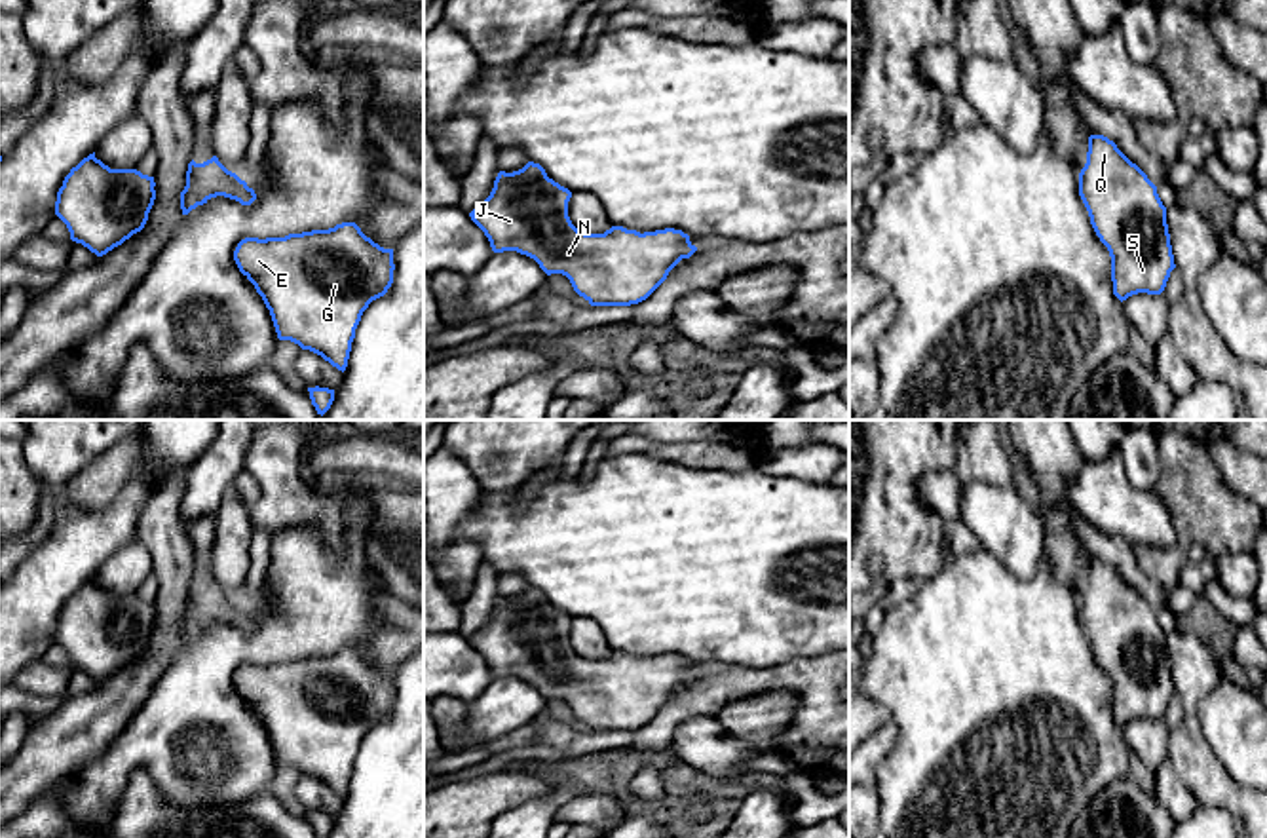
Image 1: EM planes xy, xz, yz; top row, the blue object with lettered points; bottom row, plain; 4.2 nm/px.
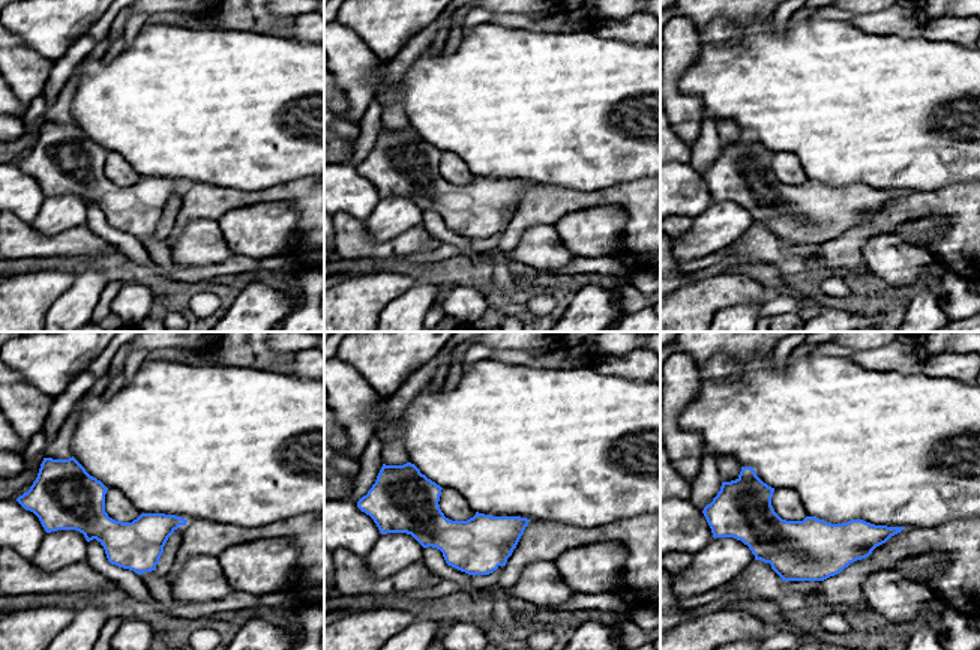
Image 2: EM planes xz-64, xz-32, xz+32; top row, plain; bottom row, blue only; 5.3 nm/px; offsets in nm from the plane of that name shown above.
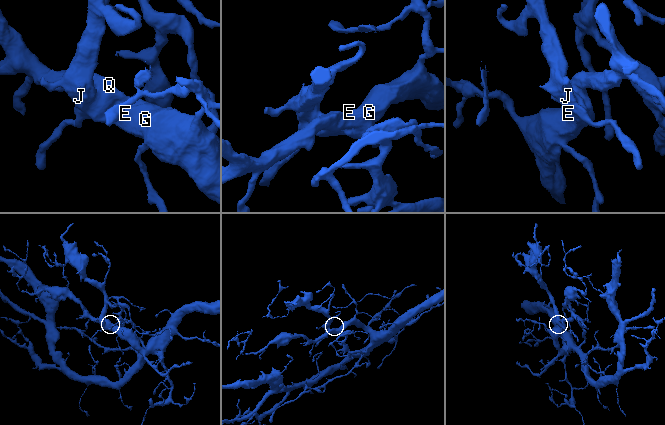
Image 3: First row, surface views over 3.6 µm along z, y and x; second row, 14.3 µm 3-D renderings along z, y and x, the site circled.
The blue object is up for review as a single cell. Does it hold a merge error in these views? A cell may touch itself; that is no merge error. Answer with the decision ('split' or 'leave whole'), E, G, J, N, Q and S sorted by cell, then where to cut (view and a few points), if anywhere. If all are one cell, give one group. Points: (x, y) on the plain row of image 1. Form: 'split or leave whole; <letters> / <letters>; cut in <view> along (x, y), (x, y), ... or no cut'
leave whole; E G J N Q S; no cut

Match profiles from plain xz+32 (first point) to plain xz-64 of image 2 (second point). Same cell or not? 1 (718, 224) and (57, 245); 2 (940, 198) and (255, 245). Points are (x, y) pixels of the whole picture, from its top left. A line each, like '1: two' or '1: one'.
1: two
2: two

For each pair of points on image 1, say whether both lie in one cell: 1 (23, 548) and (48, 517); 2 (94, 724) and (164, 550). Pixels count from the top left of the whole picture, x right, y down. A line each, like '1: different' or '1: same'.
1: same
2: same

